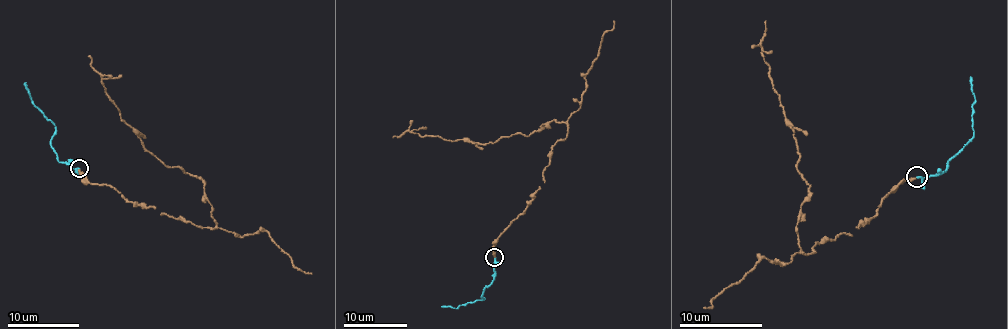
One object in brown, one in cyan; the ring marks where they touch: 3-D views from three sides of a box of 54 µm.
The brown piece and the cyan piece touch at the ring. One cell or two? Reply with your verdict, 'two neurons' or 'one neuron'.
one neuron

